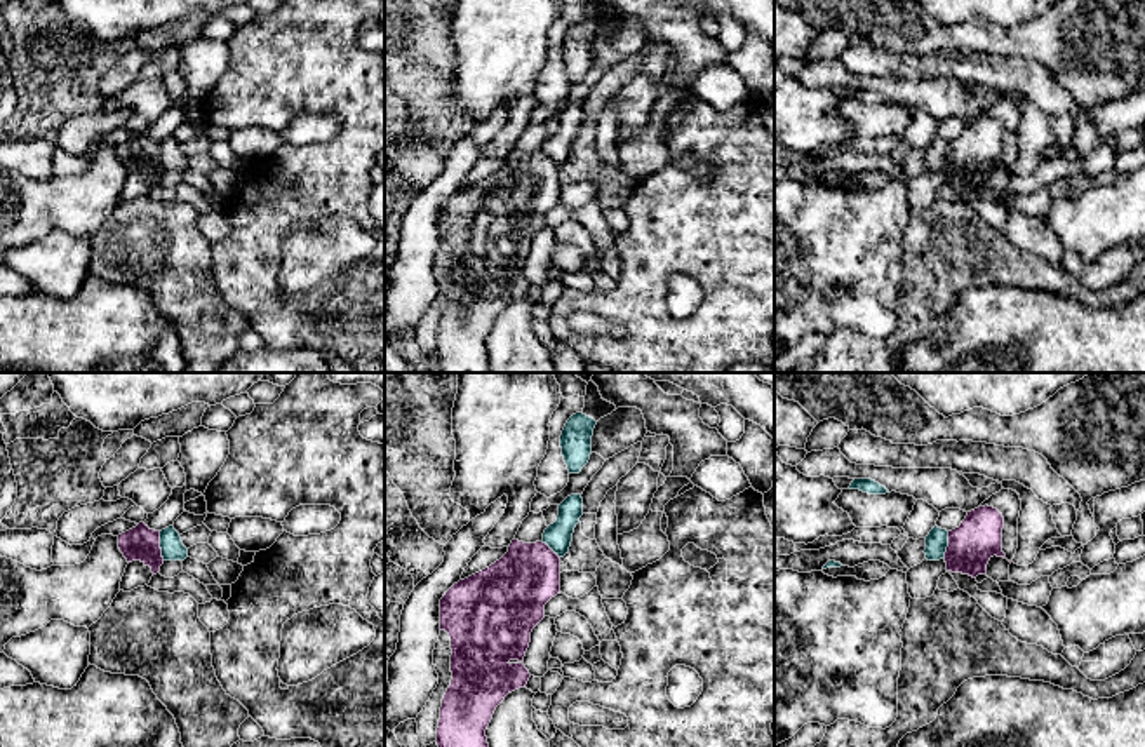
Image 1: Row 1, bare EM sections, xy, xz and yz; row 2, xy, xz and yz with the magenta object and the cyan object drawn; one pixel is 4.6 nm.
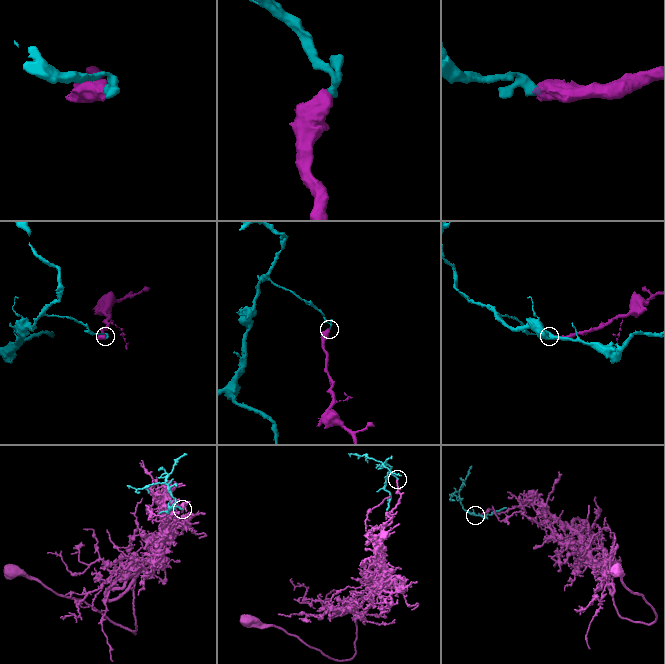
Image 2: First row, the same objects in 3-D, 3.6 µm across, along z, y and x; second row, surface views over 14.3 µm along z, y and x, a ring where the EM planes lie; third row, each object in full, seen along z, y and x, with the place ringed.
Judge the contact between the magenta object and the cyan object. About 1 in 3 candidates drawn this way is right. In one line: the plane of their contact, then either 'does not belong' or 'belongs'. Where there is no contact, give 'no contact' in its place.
meets magenta in xy; does not belong

